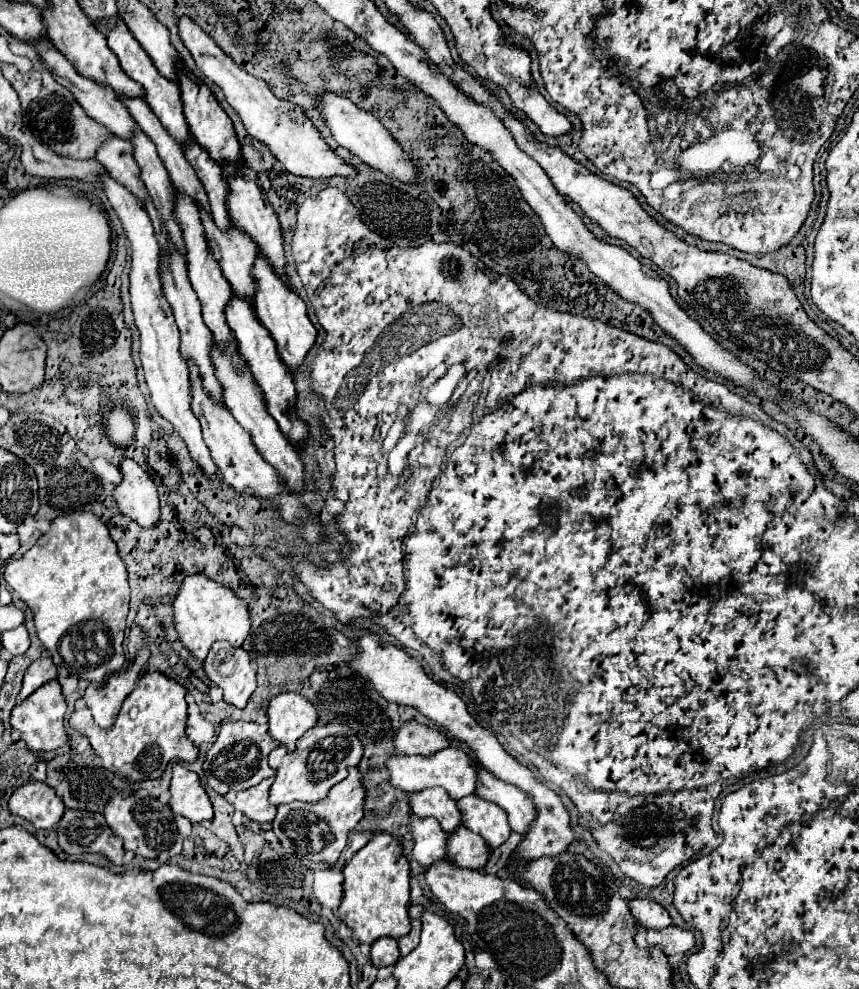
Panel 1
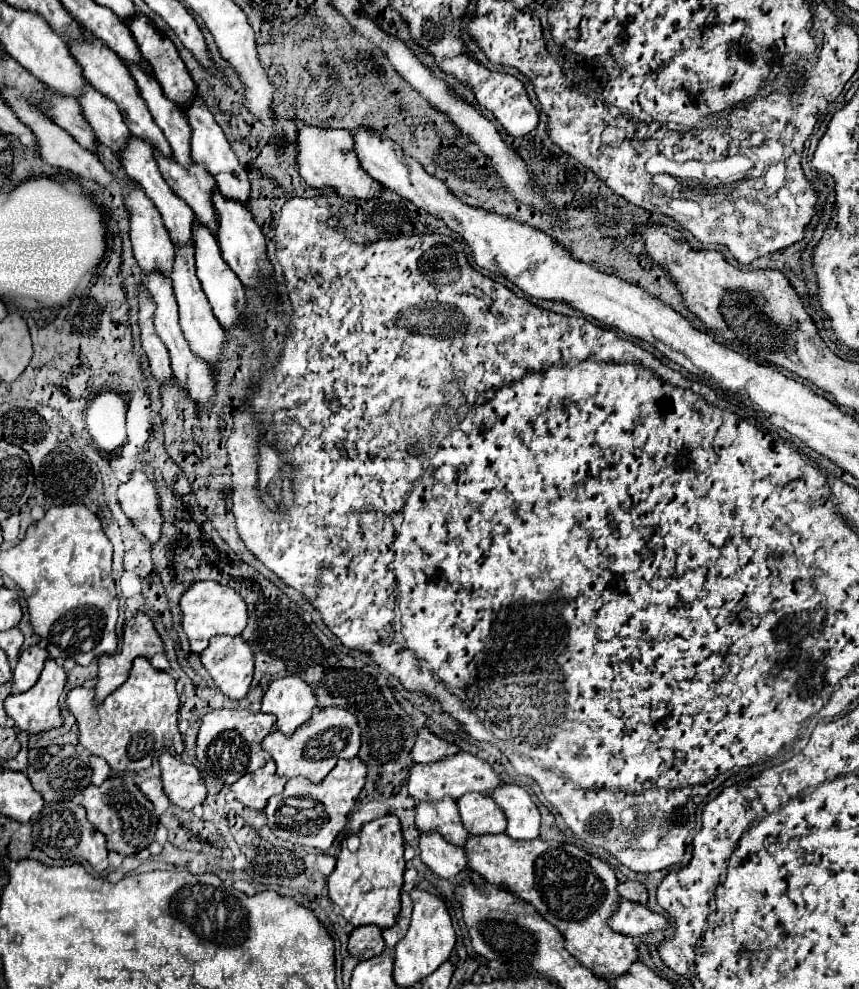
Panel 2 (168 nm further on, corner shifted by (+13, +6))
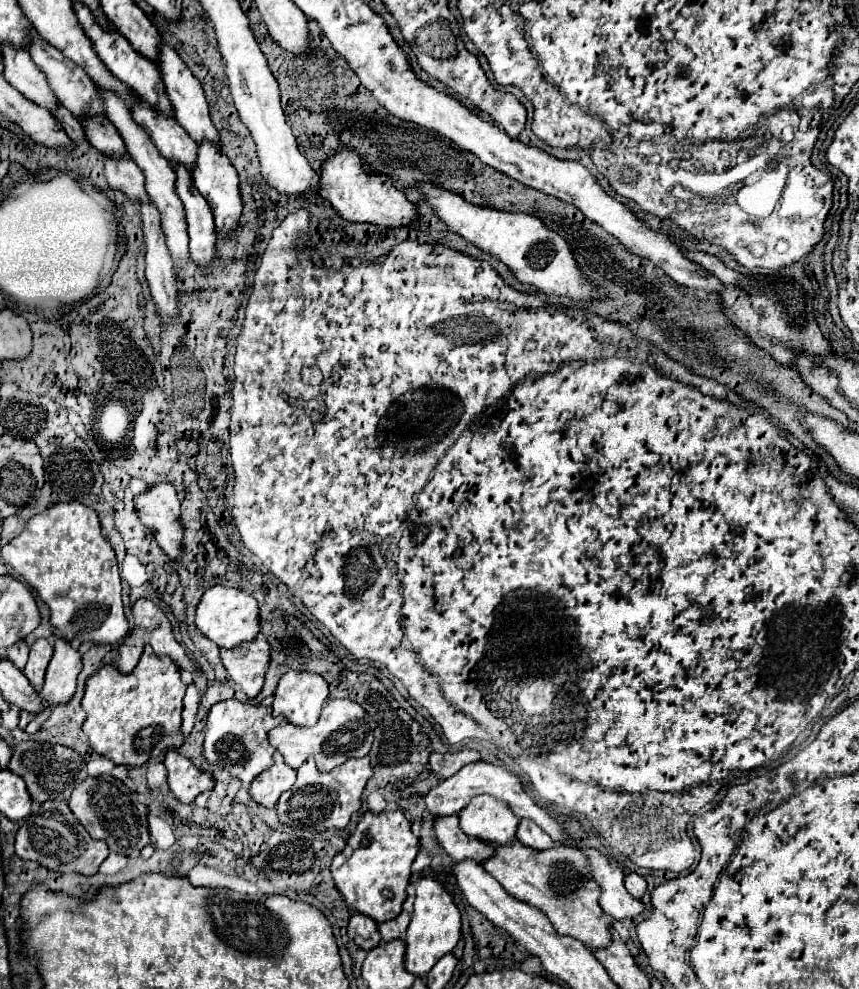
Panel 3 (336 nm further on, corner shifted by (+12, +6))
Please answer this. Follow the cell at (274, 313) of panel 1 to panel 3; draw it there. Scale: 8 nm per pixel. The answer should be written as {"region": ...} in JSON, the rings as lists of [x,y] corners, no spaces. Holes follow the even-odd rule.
{"region":[[[211,142],[199,144],[199,158],[195,160],[195,170],[191,170],[191,176],[193,176],[197,190],[205,196],[205,200],[211,206],[219,236],[233,234],[233,230],[237,228],[241,210],[243,210],[243,202],[241,202],[241,194],[239,194],[239,176],[217,144],[211,144]]]}

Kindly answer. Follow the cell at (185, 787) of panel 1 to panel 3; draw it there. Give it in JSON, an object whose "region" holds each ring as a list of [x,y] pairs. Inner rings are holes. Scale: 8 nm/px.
{"region":[[[169,750],[165,754],[165,766],[167,766],[167,778],[169,778],[169,788],[175,794],[177,800],[189,804],[195,800],[197,794],[211,790],[213,780],[207,772],[199,770],[189,758],[181,756],[175,750]]]}

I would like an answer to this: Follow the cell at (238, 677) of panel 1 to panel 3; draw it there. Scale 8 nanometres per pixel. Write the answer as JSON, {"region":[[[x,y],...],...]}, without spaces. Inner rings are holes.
{"region":[[[263,634],[255,642],[245,642],[237,648],[221,648],[221,660],[231,680],[249,696],[255,698],[263,684],[267,664],[271,660],[271,646]]]}

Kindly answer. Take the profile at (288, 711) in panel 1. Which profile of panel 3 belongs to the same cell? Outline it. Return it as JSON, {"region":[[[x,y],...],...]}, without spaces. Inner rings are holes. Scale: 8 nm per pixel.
{"region":[[[293,670],[283,674],[279,680],[273,700],[273,714],[283,714],[297,726],[315,726],[327,696],[329,684],[323,676]]]}

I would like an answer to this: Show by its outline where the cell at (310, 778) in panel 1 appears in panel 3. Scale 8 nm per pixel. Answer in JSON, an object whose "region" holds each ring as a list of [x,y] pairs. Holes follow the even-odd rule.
{"region":[[[329,698],[327,704],[323,706],[321,718],[315,726],[303,728],[303,726],[295,726],[291,722],[281,724],[269,732],[269,736],[271,736],[269,742],[283,754],[285,762],[291,768],[297,770],[309,756],[313,756],[317,762],[317,768],[323,772],[329,772],[349,758],[367,756],[371,750],[371,744],[373,744],[373,728],[375,728],[373,720],[355,700]]]}

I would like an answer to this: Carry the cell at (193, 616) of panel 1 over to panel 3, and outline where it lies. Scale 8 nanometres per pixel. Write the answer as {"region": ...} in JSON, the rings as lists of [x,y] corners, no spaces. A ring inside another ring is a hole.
{"region":[[[213,586],[207,590],[197,606],[197,628],[215,644],[221,648],[235,648],[243,642],[251,642],[261,632],[259,624],[259,604],[257,600],[237,588],[225,588],[225,586]]]}

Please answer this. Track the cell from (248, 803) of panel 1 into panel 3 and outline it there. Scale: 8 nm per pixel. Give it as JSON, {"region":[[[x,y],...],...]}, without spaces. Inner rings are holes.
{"region":[[[275,752],[273,766],[267,768],[265,772],[261,772],[253,780],[253,784],[249,788],[251,798],[265,808],[275,808],[279,796],[295,782],[295,776],[297,776],[297,770],[287,766],[283,756],[279,752]]]}

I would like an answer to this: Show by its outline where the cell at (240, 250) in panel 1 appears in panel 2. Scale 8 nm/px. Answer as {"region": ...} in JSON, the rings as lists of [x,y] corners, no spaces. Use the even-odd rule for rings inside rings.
{"region":[[[158,152],[154,154],[160,166],[160,172],[168,182],[168,186],[174,190],[174,194],[180,196],[192,208],[198,222],[216,236],[218,212],[214,210],[212,196],[218,192],[218,184],[214,182],[214,178],[200,164],[190,164],[190,168],[182,168],[178,162],[170,162]]]}

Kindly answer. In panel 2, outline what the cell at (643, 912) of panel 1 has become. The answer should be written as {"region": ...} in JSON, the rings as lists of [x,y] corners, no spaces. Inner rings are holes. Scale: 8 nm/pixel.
{"region":[[[622,882],[622,884],[618,884],[618,894],[622,896],[622,898],[626,898],[626,900],[630,900],[630,902],[636,902],[636,904],[642,904],[642,906],[646,906],[646,902],[648,902],[648,894],[646,894],[646,888],[644,888],[644,884],[640,884],[640,882]]]}

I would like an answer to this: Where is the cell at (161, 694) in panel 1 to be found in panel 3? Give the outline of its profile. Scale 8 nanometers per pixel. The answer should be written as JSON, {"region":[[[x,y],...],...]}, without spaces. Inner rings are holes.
{"region":[[[151,646],[145,648],[139,664],[135,666],[133,672],[123,674],[115,666],[107,664],[99,672],[95,672],[85,686],[85,696],[83,696],[83,710],[87,712],[87,720],[83,724],[83,732],[87,734],[89,746],[113,760],[115,764],[125,764],[129,768],[143,766],[151,756],[159,756],[161,752],[167,750],[177,750],[183,744],[183,732],[181,732],[181,710],[183,710],[183,696],[185,696],[187,684],[183,684],[179,666],[167,658],[167,656],[157,656]]]}

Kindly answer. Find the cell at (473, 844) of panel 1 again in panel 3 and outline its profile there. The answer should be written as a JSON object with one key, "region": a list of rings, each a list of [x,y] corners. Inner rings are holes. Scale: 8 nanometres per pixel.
{"region":[[[521,842],[497,846],[495,856],[483,862],[483,868],[515,898],[539,908],[551,920],[553,928],[563,936],[581,940],[591,950],[601,950],[611,944],[611,918],[599,906],[599,886],[589,876],[587,858],[583,852],[569,846],[553,846],[549,850],[533,850]]]}

